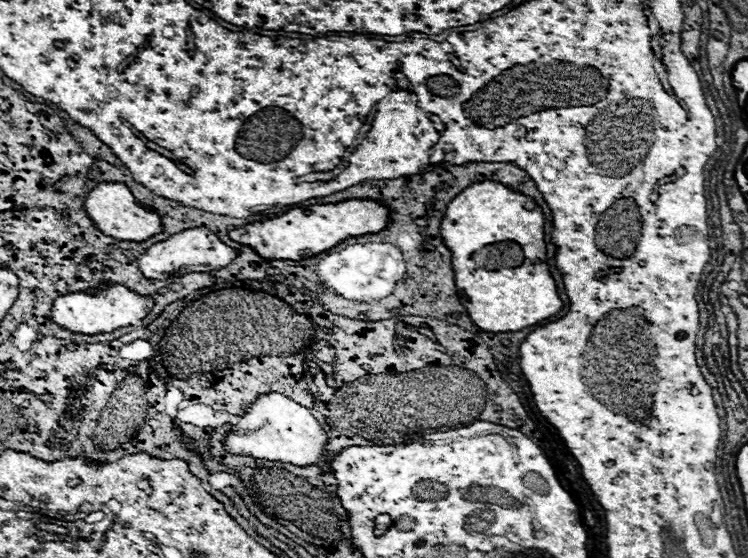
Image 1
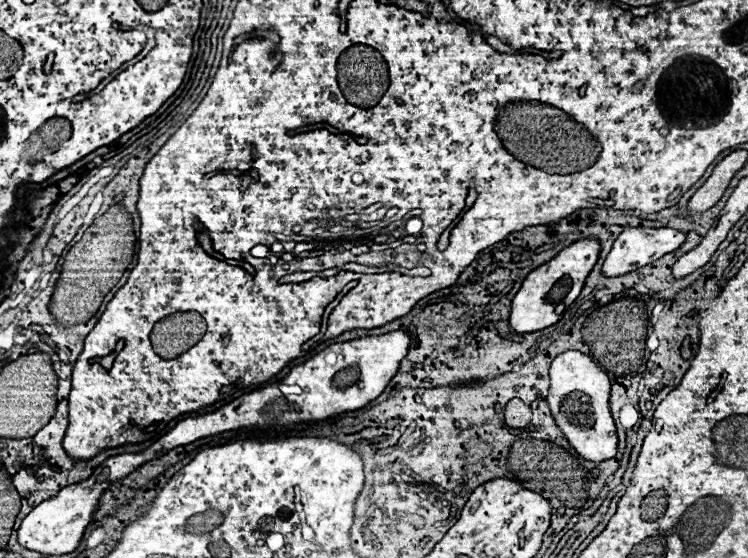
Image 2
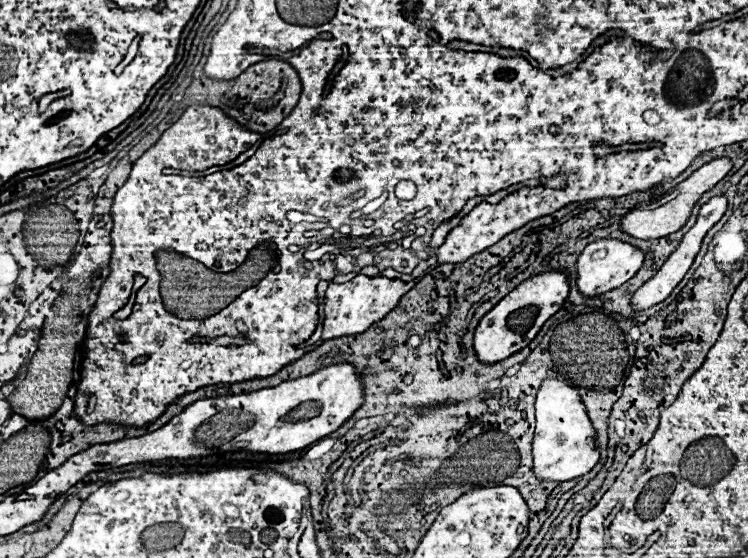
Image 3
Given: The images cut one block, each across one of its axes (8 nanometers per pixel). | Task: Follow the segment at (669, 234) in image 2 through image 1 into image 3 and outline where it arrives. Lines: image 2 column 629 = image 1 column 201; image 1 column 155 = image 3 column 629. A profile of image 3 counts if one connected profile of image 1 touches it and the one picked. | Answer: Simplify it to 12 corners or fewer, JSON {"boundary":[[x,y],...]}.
{"boundary":[[614,238],[576,260],[578,292],[602,296],[642,268],[644,254]]}

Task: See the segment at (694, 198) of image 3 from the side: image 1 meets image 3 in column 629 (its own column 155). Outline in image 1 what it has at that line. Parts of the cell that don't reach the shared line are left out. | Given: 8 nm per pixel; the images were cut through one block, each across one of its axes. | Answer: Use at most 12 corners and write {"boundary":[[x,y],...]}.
{"boundary":[[98,184],[84,202],[92,224],[116,240],[162,232],[160,216],[124,184]]}

